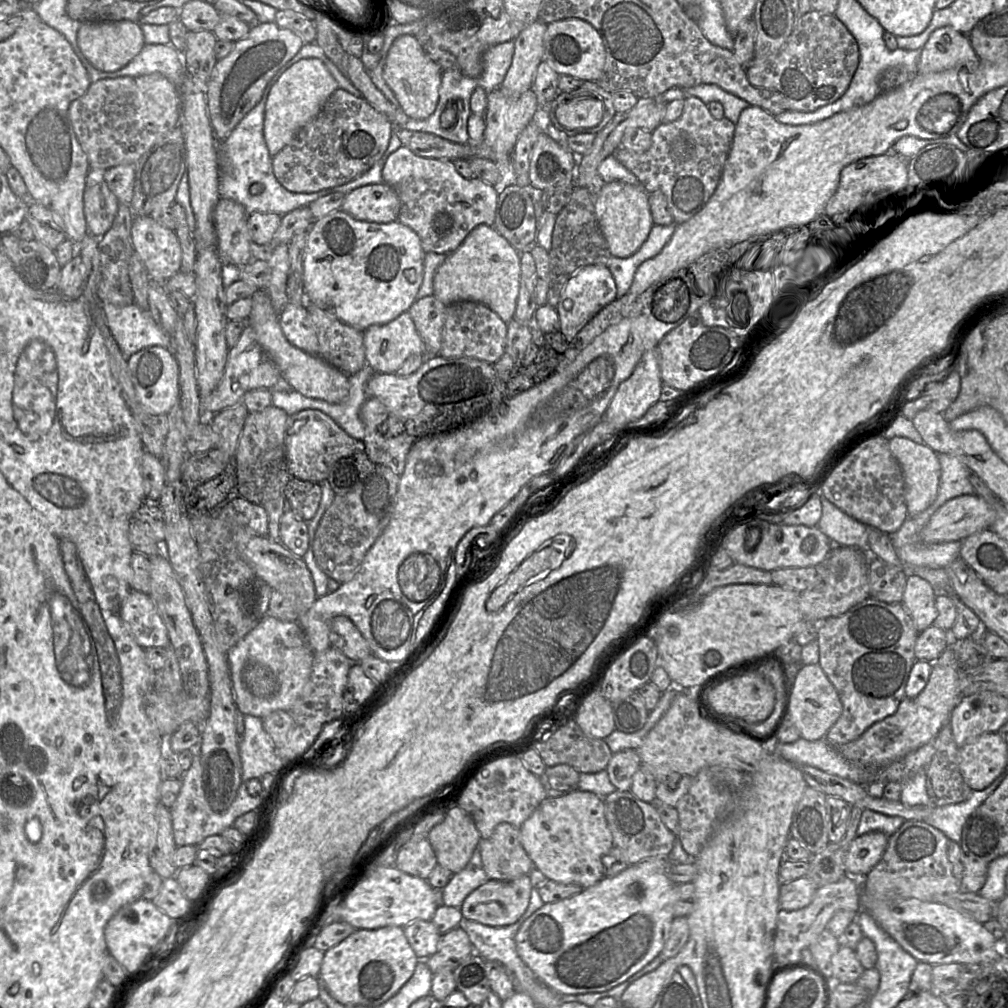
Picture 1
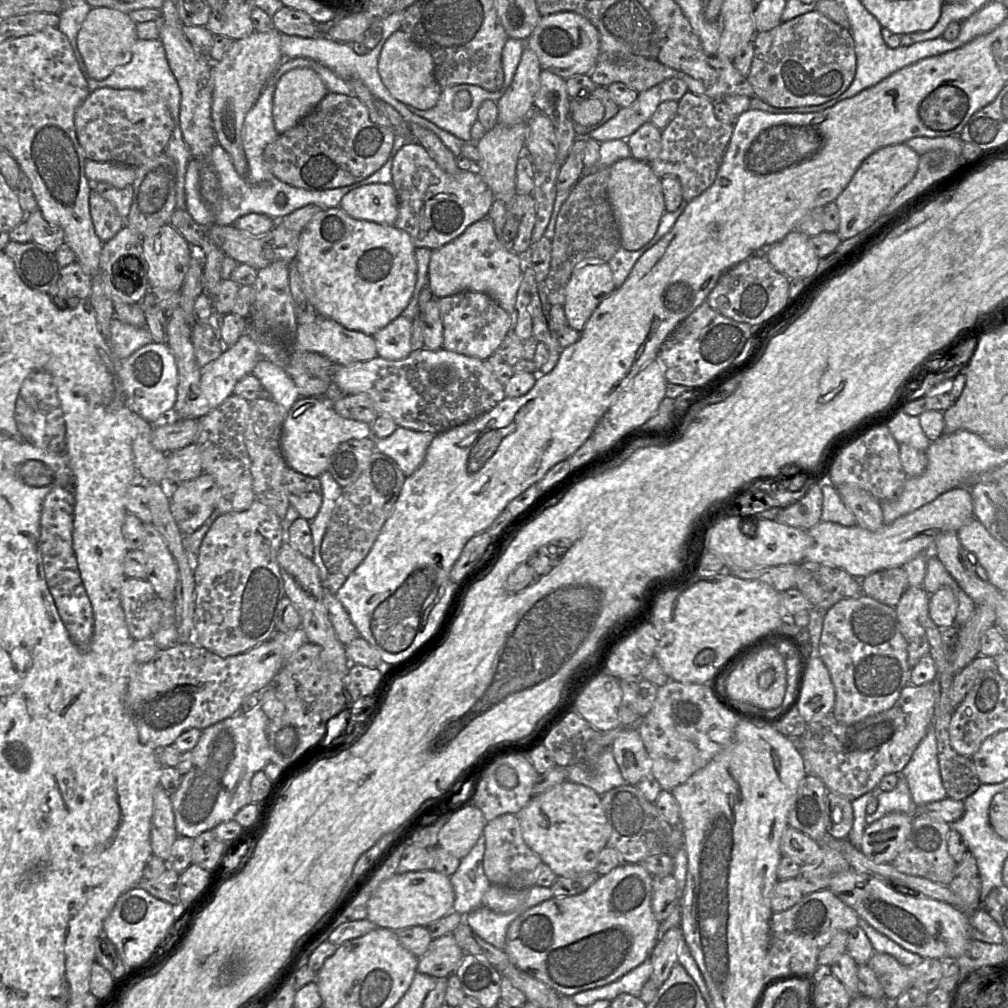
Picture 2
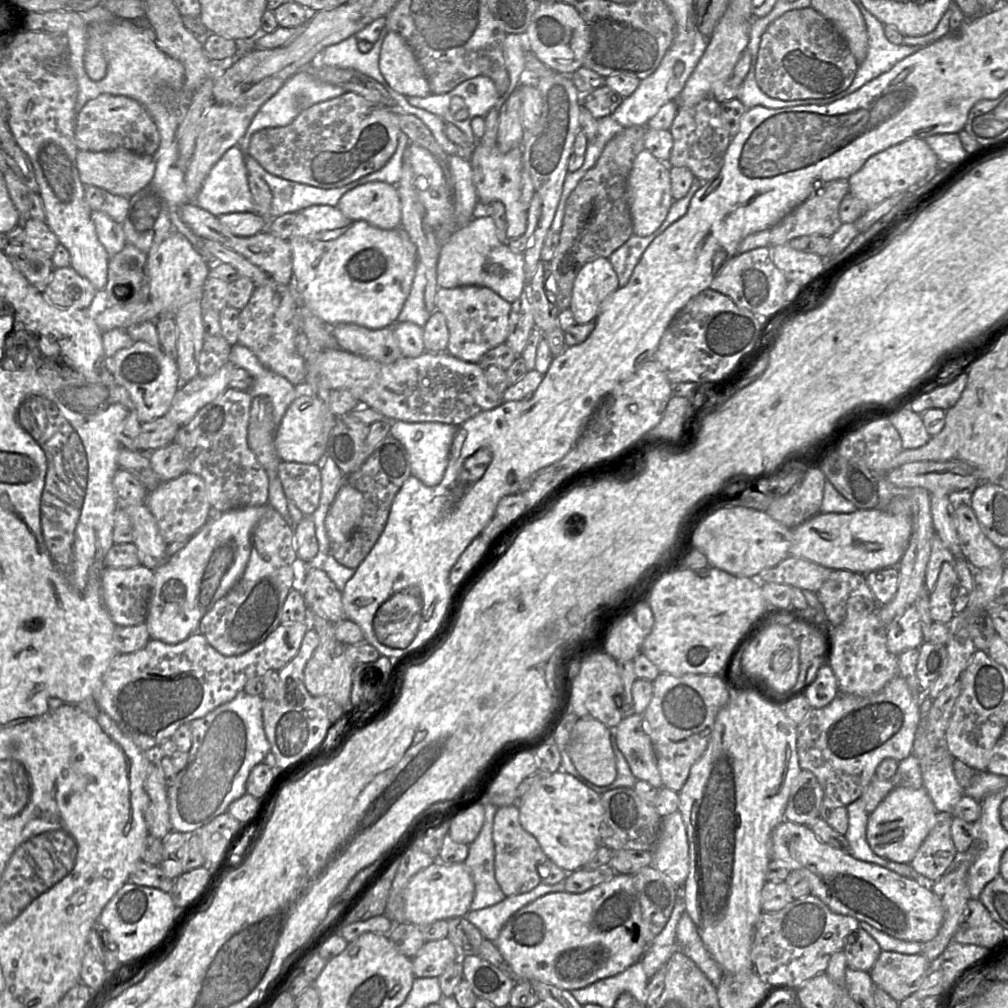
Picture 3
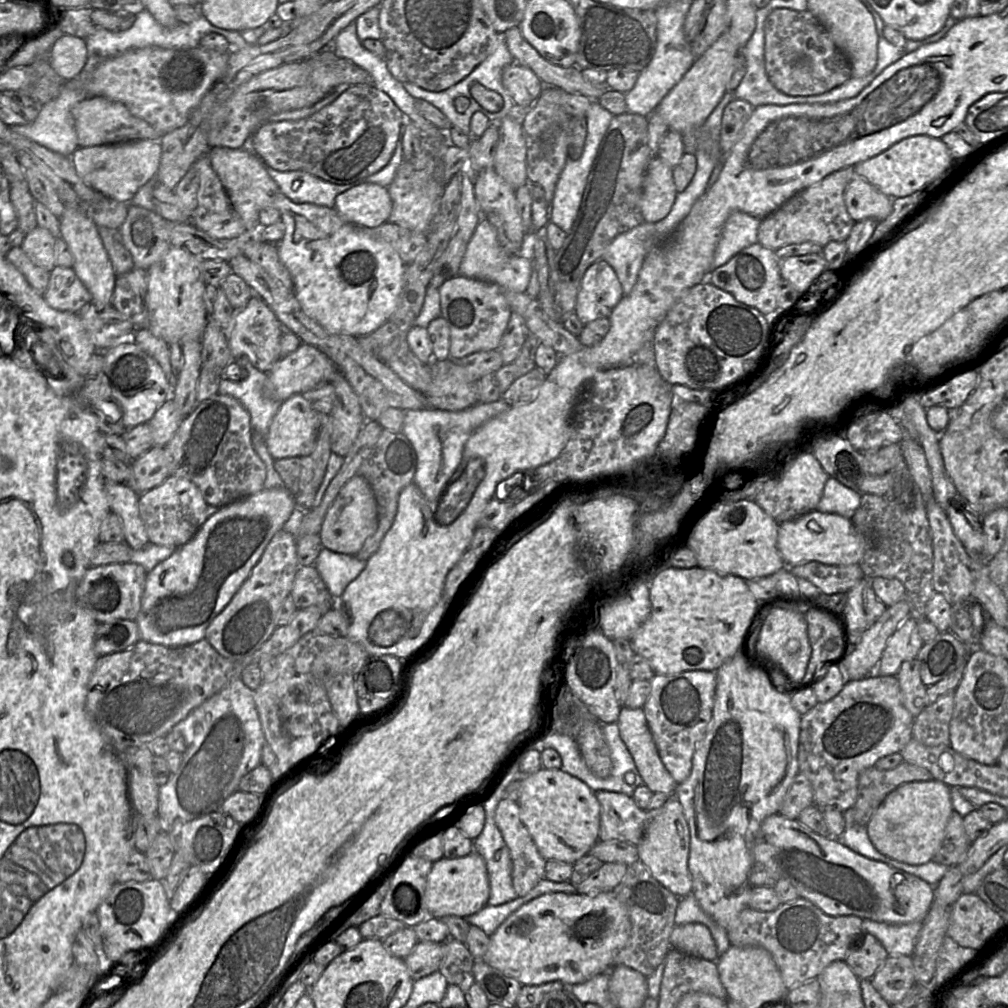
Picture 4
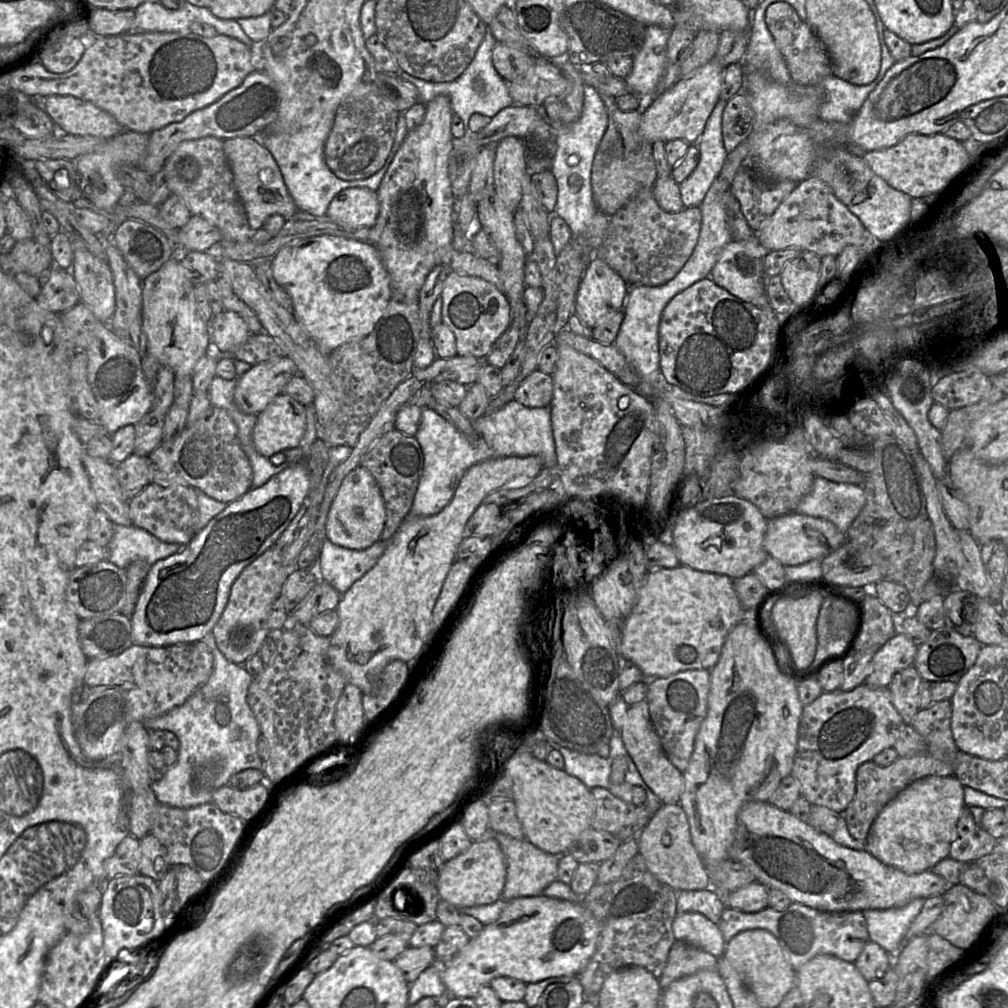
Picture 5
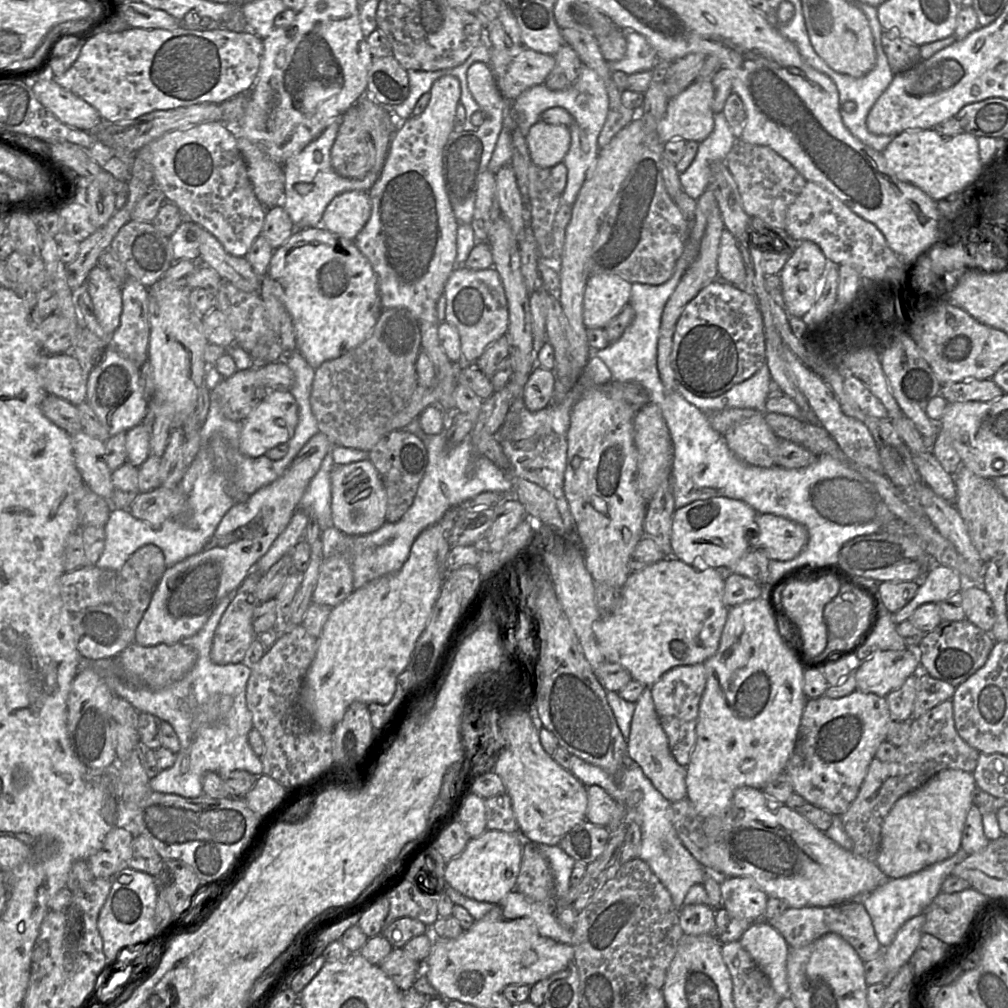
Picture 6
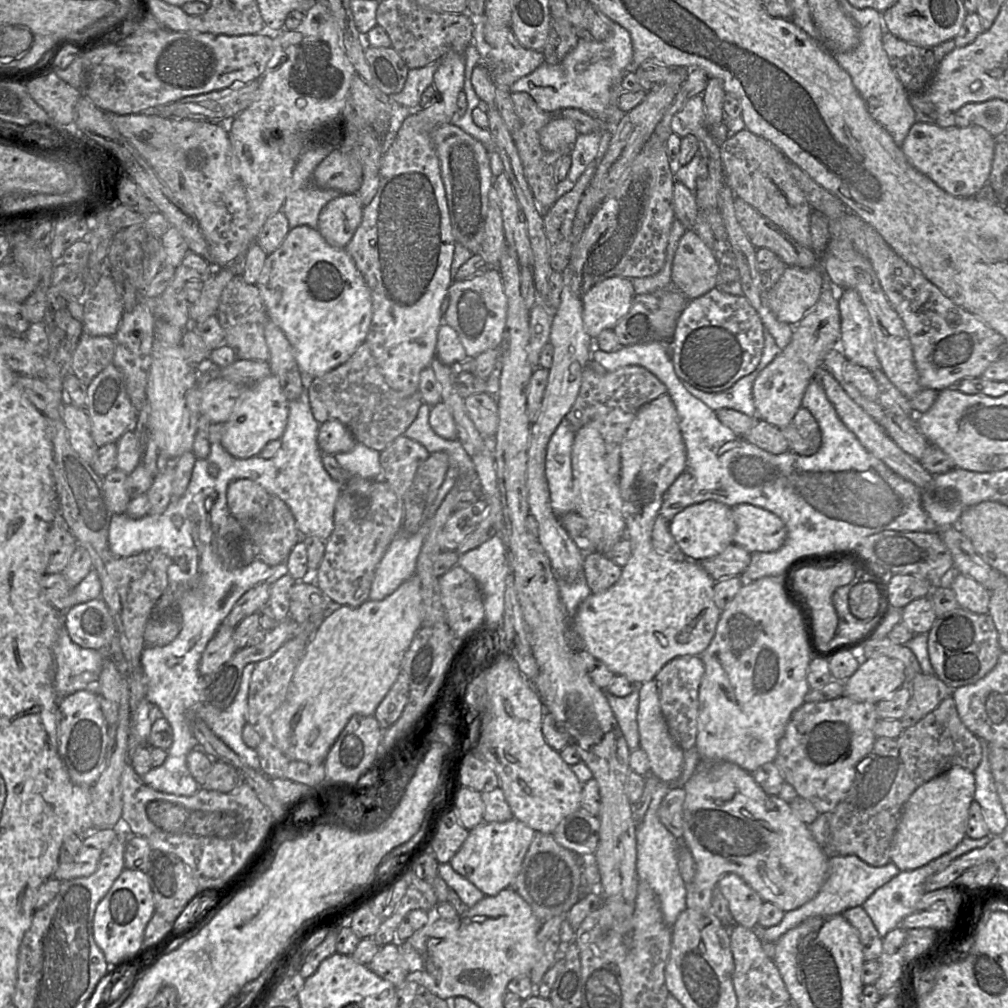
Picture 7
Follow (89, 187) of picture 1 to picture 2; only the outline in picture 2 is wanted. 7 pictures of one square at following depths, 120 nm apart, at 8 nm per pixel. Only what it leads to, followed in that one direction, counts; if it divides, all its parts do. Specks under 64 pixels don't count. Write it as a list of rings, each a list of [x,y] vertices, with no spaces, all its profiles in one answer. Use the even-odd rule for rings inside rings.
[[[94,189],[89,195],[89,211],[95,233],[103,243],[112,239],[125,225],[125,219],[112,203]]]

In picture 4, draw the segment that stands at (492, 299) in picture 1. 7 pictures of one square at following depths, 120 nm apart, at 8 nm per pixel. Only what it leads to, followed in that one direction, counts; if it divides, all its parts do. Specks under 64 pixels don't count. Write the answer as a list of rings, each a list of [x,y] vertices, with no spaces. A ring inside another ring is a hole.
[[[486,217],[479,221],[461,261],[459,274],[468,278],[494,283],[500,288],[524,293],[532,273],[532,261],[527,252],[508,254],[499,245],[495,228]]]

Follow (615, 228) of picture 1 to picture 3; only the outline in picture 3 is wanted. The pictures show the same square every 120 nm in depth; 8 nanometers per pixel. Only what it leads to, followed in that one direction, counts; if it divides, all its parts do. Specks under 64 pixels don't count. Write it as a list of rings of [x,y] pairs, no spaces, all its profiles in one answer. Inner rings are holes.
[[[647,149],[641,151],[633,162],[627,182],[627,200],[633,220],[633,234],[641,237],[652,234],[660,227],[674,201],[671,195],[670,167]]]

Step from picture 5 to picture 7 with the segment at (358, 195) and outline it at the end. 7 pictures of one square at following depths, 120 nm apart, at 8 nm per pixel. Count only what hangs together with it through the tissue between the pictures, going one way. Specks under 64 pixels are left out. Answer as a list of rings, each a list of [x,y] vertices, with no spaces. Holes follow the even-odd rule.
[[[341,194],[321,210],[317,230],[329,245],[345,249],[362,221],[363,209],[357,194]]]

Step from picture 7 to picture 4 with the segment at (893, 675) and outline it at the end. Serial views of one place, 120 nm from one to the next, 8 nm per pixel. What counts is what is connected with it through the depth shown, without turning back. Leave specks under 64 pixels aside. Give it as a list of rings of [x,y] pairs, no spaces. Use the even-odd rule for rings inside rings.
[[[907,617],[898,630],[889,638],[873,674],[896,675],[904,661],[916,658],[924,642],[921,639],[917,621]]]

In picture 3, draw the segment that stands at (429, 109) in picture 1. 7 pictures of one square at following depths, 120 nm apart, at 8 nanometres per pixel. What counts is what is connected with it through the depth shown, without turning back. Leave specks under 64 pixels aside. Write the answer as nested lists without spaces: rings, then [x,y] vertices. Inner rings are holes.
[[[389,31],[382,43],[379,69],[389,86],[405,97],[427,97],[431,94],[413,51],[396,32]]]

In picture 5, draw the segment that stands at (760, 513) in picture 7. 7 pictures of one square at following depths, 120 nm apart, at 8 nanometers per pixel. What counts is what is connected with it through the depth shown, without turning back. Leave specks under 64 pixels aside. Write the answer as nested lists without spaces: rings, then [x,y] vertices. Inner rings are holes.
[[[794,512],[767,519],[764,548],[770,557],[783,566],[794,566],[822,559],[846,541],[847,534],[840,532],[831,521]]]

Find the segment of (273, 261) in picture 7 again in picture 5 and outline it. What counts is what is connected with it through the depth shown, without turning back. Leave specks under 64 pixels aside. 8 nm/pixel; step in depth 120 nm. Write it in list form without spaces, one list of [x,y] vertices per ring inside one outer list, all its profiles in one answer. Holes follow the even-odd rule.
[[[333,235],[299,238],[282,247],[271,264],[275,281],[292,300],[294,317],[326,354],[370,334],[392,299],[388,272],[370,242]]]

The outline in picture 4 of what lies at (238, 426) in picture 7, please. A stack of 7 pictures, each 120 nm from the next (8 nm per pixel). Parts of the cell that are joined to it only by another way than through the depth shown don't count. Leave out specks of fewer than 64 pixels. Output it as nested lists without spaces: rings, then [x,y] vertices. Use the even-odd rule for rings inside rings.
[[[302,394],[283,401],[265,437],[270,455],[275,460],[311,455],[317,436],[317,415]]]

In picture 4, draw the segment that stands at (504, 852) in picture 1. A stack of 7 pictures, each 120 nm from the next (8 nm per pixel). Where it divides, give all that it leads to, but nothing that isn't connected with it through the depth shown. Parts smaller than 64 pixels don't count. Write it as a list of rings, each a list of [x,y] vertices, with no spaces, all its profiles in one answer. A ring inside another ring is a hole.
[[[502,799],[496,808],[495,822],[510,851],[513,887],[518,897],[523,897],[537,886],[541,880],[546,879],[545,865],[547,860],[541,856],[529,831],[522,823],[517,802],[509,799]]]

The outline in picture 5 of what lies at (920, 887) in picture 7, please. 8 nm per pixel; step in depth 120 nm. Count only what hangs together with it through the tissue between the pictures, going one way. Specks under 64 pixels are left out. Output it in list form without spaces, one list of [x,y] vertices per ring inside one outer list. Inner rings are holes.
[[[916,898],[903,907],[862,911],[870,941],[895,955],[906,941],[906,933],[924,902],[925,899]]]

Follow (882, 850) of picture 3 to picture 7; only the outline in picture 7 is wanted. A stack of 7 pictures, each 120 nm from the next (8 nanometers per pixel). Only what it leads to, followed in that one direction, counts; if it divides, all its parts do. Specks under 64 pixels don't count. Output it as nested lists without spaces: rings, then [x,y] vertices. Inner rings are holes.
[[[954,766],[919,786],[903,805],[892,841],[890,862],[900,871],[914,870],[952,851],[966,836],[974,794],[975,776],[960,766]]]

